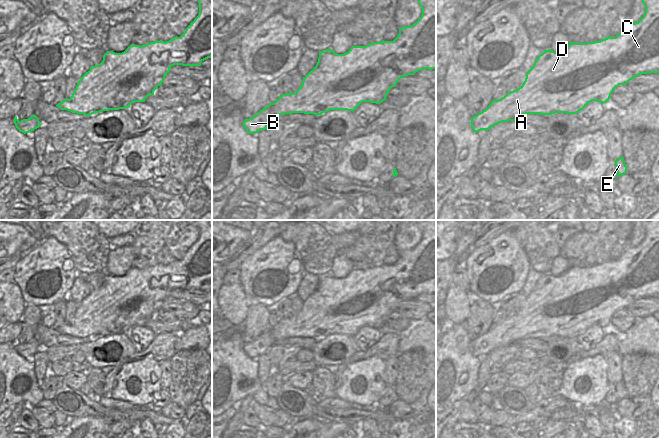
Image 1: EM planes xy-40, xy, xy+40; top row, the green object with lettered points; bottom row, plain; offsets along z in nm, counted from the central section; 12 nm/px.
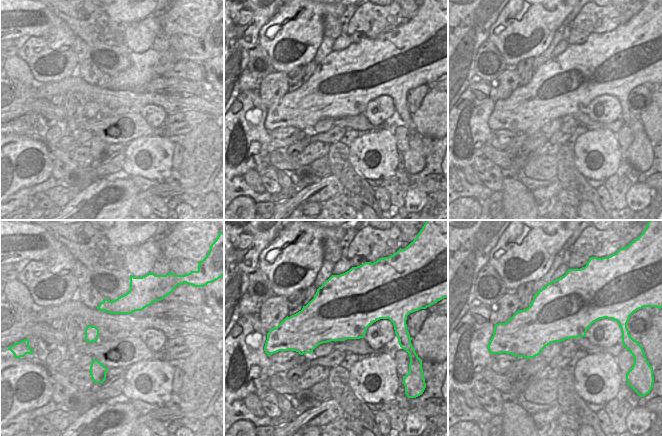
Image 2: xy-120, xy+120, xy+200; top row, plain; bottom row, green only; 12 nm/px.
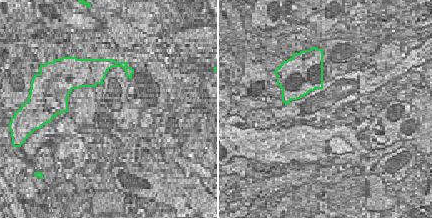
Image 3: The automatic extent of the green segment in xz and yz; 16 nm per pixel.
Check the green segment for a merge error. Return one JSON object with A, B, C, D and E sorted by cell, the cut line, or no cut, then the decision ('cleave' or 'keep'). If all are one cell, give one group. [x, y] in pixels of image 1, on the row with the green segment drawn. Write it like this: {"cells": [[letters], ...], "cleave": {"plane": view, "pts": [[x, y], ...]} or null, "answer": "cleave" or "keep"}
{"cells": [["A", "B", "C", "D", "E"]], "cleave": null, "answer": "keep"}

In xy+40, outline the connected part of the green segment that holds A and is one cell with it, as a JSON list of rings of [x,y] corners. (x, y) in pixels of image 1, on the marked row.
[[[642,0],[645,13],[638,22],[626,22],[622,31],[616,36],[587,43],[570,42],[562,51],[544,50],[526,73],[525,81],[516,90],[508,92],[498,100],[471,117],[471,128],[477,133],[488,131],[491,127],[508,121],[515,121],[526,114],[552,115],[555,113],[577,114],[592,101],[606,103],[612,92],[619,85],[627,85],[633,78],[647,73],[660,73],[660,0]]]

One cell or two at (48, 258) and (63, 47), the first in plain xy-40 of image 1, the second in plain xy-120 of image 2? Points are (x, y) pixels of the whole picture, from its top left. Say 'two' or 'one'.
one

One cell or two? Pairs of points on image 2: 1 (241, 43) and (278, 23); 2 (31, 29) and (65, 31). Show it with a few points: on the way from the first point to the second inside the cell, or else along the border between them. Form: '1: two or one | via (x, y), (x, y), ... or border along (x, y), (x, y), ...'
1: two | border along (272, 15), (261, 27), (256, 42)
2: two | border along (62, 21), (43, 36), (29, 36)

